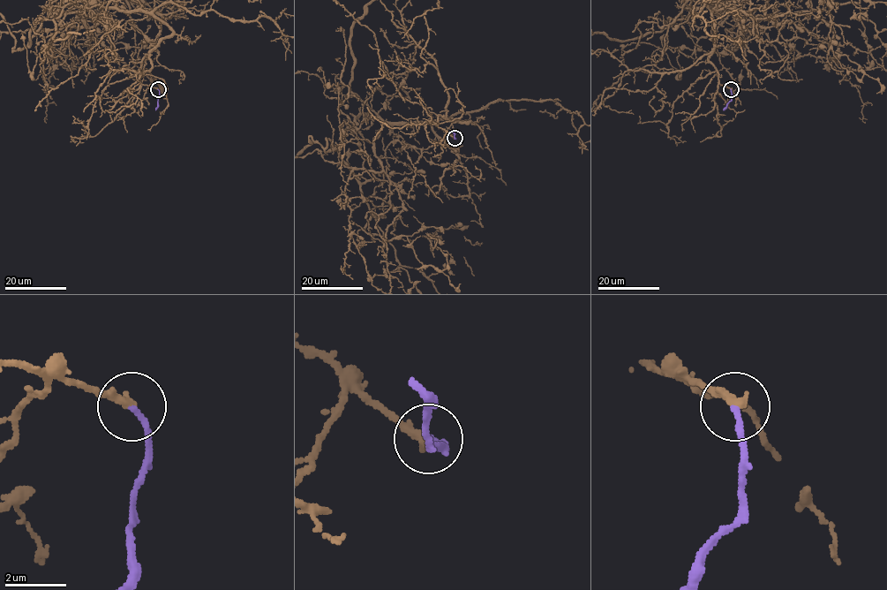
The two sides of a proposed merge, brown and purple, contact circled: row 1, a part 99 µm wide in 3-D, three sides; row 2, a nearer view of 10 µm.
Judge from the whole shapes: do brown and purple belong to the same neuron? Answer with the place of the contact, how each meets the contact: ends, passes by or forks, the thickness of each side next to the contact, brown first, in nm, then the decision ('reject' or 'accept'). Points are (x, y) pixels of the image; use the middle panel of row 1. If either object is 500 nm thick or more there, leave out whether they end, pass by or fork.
(454, 138) | brown ends | purple ends | 360/180 nm | accept

